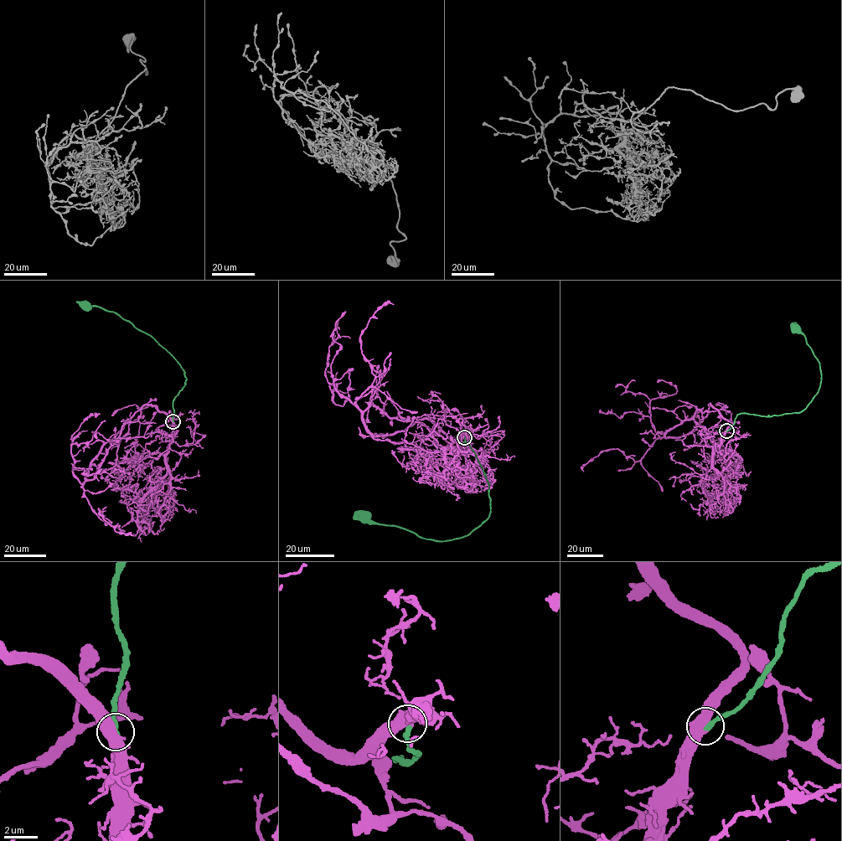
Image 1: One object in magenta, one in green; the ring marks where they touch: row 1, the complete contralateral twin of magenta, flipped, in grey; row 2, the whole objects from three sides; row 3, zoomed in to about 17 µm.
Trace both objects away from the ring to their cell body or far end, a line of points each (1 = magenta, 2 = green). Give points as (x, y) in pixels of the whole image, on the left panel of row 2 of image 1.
1: (173, 420), (144, 405), (105, 443), (86, 480), (95, 477), (116, 439), (147, 437), (183, 414)
2: (173, 420), (173, 402), (186, 379), (179, 363), (152, 337), (113, 312), (85, 302), (85, 305)

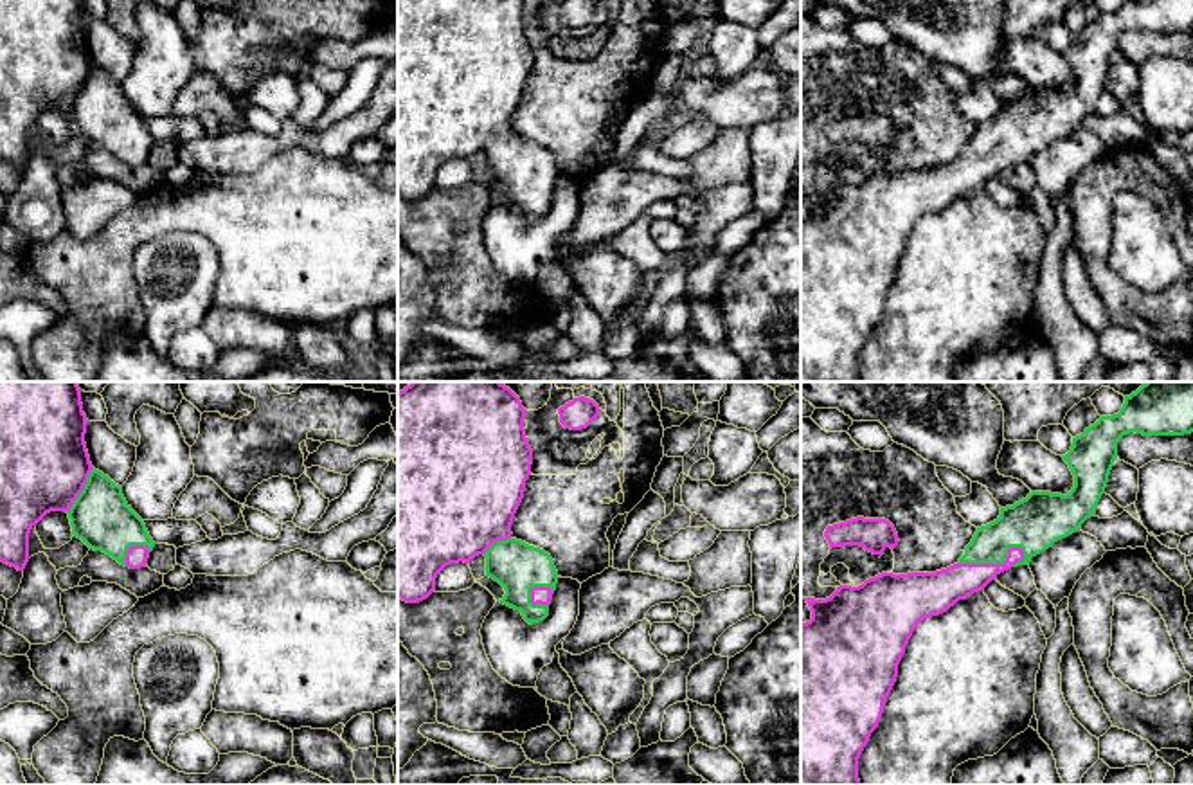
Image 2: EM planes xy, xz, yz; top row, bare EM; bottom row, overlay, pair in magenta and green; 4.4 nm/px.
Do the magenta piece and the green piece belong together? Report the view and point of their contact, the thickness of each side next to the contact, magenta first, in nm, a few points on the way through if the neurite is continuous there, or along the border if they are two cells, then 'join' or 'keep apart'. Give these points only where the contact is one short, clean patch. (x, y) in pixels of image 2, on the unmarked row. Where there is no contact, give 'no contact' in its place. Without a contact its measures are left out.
meets magenta in yz at (994, 161); 170 nm thick on the magenta side, 240 nm on the other; join

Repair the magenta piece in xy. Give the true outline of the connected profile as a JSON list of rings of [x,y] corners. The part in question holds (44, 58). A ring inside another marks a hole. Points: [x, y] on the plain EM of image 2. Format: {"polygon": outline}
{"polygon": [[[0,0],[0,158],[23,167],[29,130],[50,108],[67,108],[72,131],[130,166],[146,164],[155,144],[122,83],[95,67],[85,40],[83,0]]]}

